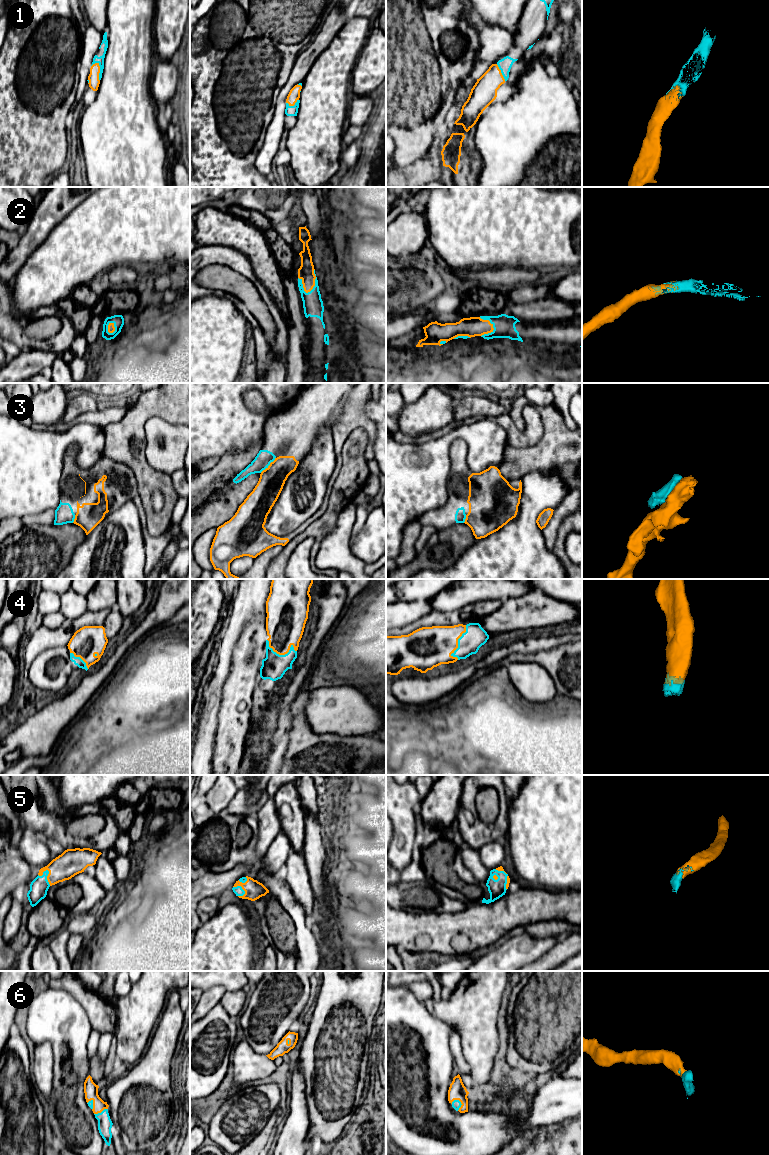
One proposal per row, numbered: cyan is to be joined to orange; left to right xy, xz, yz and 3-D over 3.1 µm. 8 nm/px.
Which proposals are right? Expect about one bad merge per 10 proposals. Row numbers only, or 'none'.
1, 2, 3, 4, 5, 6

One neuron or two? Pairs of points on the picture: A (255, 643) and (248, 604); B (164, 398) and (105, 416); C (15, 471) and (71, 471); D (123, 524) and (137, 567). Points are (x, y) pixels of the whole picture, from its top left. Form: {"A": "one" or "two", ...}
{"A": "two", "B": "two", "C": "two", "D": "one"}

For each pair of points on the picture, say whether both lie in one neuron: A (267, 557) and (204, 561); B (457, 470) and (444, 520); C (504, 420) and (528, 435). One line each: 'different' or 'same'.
A: same
B: same
C: same

